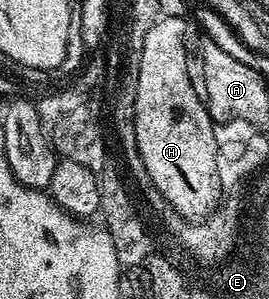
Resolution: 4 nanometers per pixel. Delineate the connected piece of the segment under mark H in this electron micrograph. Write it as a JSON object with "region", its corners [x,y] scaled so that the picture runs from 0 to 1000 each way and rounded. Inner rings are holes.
{"region":[[[613,54],[569,77],[539,114],[539,151],[524,167],[524,231],[506,281],[498,341],[502,465],[498,495],[535,498],[550,535],[550,565],[580,585],[584,609],[602,609],[617,649],[658,682],[651,702],[740,716],[766,702],[799,666],[807,609],[792,559],[792,475],[777,438],[777,395],[766,361],[729,348],[736,294],[714,284],[714,254],[699,244],[699,174],[684,164],[684,54]]]}

